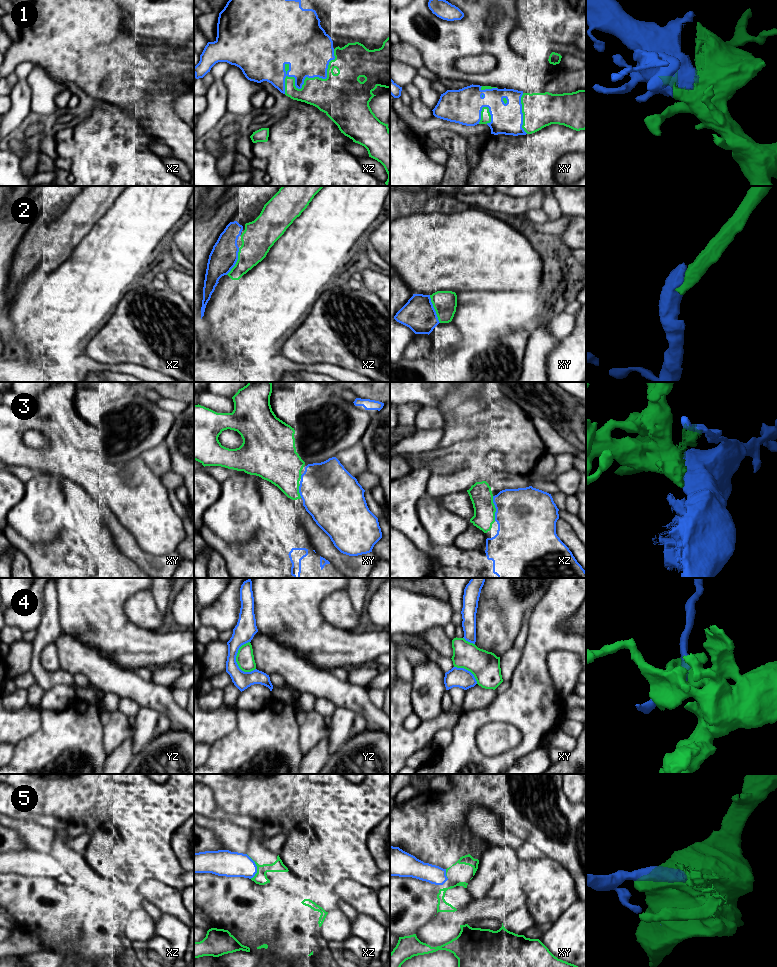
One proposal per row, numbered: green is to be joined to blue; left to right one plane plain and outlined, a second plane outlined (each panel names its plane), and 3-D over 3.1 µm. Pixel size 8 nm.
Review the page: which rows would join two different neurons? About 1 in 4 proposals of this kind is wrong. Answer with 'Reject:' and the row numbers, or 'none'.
Reject: 4, 5

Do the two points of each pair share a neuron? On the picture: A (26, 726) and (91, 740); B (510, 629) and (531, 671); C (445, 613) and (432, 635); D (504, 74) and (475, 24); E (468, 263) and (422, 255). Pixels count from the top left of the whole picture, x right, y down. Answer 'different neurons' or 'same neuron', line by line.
A: different neurons
B: different neurons
C: different neurons
D: same neuron
E: same neuron

